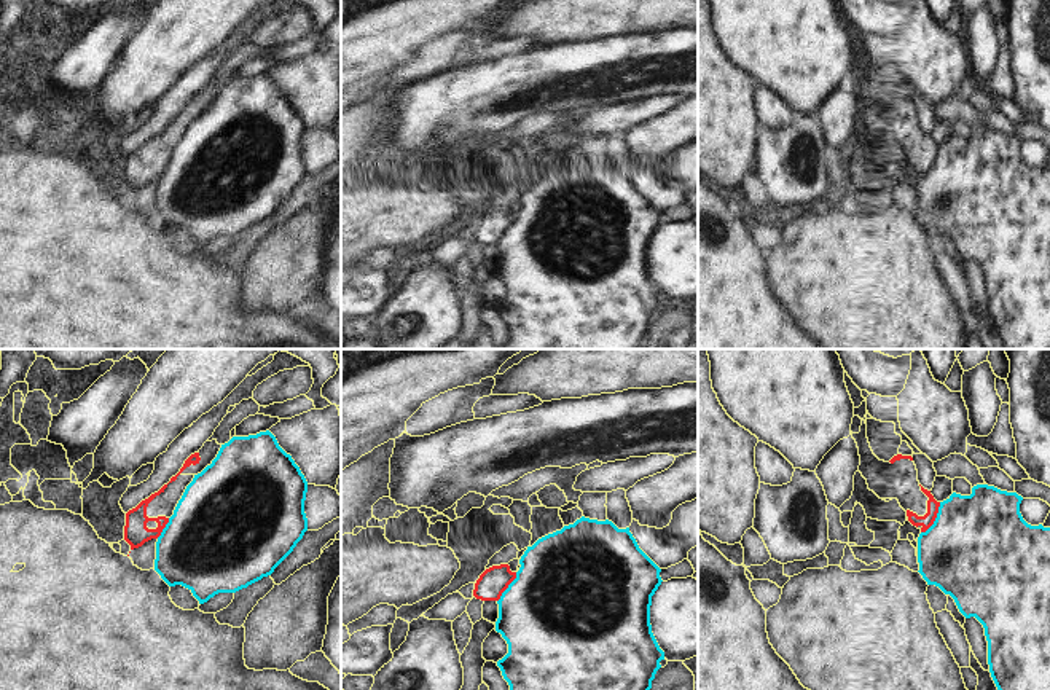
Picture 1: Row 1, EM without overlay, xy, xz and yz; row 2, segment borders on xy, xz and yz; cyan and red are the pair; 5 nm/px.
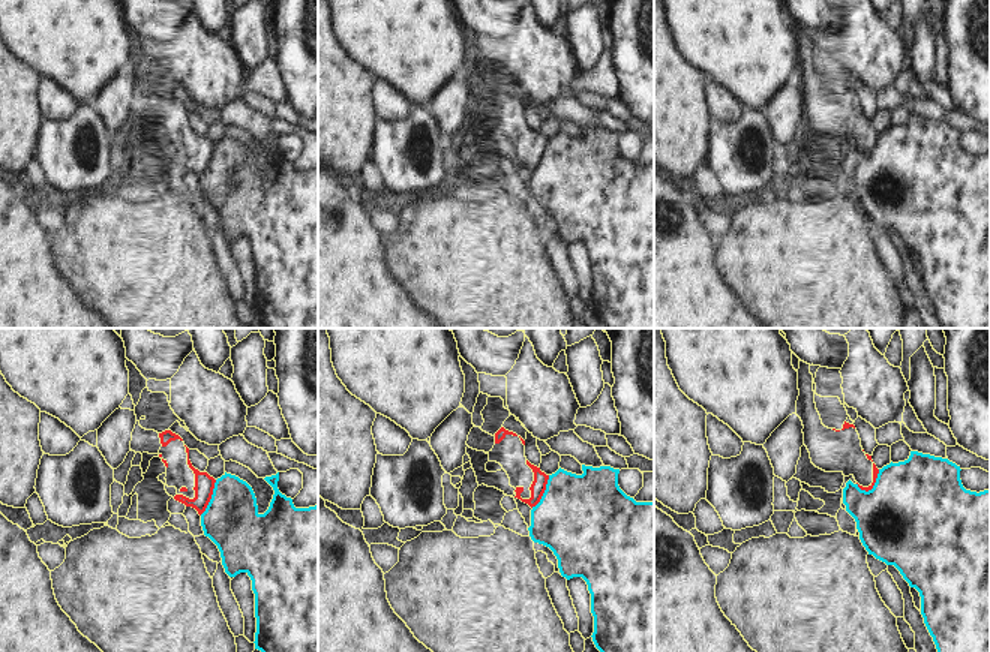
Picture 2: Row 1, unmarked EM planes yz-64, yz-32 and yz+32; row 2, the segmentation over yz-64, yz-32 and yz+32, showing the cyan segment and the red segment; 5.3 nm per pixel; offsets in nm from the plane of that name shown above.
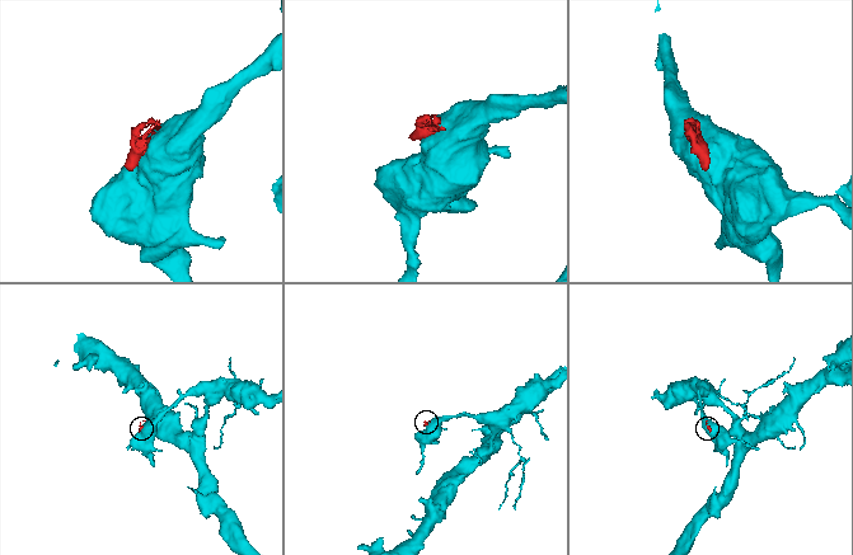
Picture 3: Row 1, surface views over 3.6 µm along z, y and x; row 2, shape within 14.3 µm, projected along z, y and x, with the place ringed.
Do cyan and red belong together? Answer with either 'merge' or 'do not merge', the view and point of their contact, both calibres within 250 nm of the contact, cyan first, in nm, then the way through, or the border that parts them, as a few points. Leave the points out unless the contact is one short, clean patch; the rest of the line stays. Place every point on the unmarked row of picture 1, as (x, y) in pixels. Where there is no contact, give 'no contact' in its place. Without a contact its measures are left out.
do not merge | yz (936, 161) | 500/70 nm

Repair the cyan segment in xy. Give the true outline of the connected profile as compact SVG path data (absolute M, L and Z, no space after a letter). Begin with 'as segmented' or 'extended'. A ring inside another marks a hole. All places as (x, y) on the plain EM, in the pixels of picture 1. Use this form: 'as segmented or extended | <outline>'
as segmented | M269 73L249 80L233 80L221 88L212 107L194 118L186 129L174 158L158 180L155 214L169 229L188 231L199 247L218 236L236 236L247 231L271 218L303 182L308 174L306 135L304 118Z

